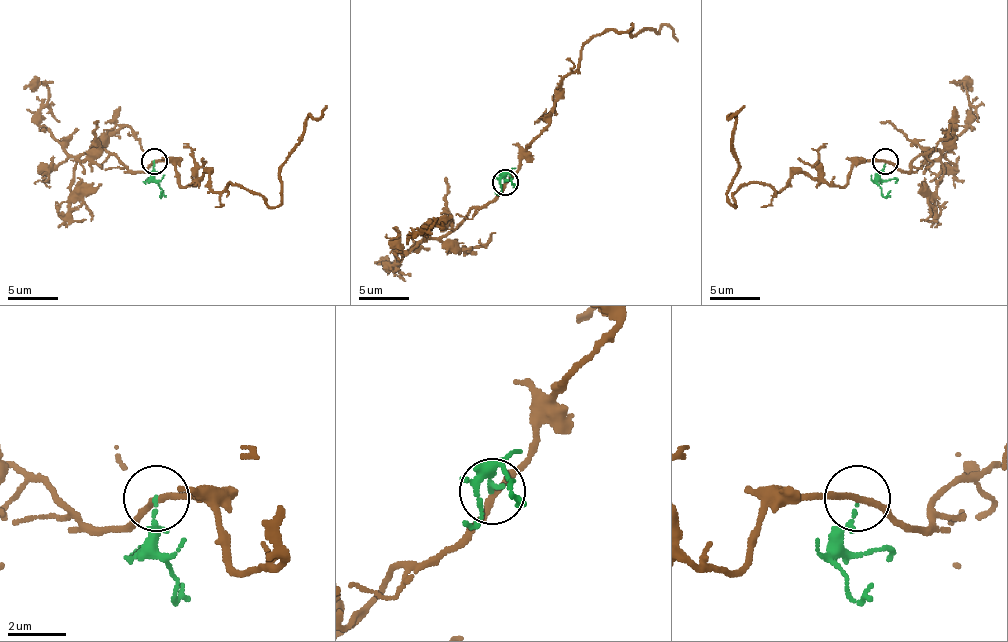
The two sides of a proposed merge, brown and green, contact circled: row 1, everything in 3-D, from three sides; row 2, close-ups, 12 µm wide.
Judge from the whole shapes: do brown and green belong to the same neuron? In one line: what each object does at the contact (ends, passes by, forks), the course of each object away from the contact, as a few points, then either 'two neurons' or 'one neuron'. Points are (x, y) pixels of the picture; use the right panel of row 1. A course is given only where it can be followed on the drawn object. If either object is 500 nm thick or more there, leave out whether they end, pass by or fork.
brown passes by; green passes by; course brown (884, 162), (859, 162), (841, 187), (801, 172), (780, 192), (750, 182), (735, 207), (727, 119), (745, 106); course green (884, 162), (877, 182), (884, 197), (889, 190); two neurons

